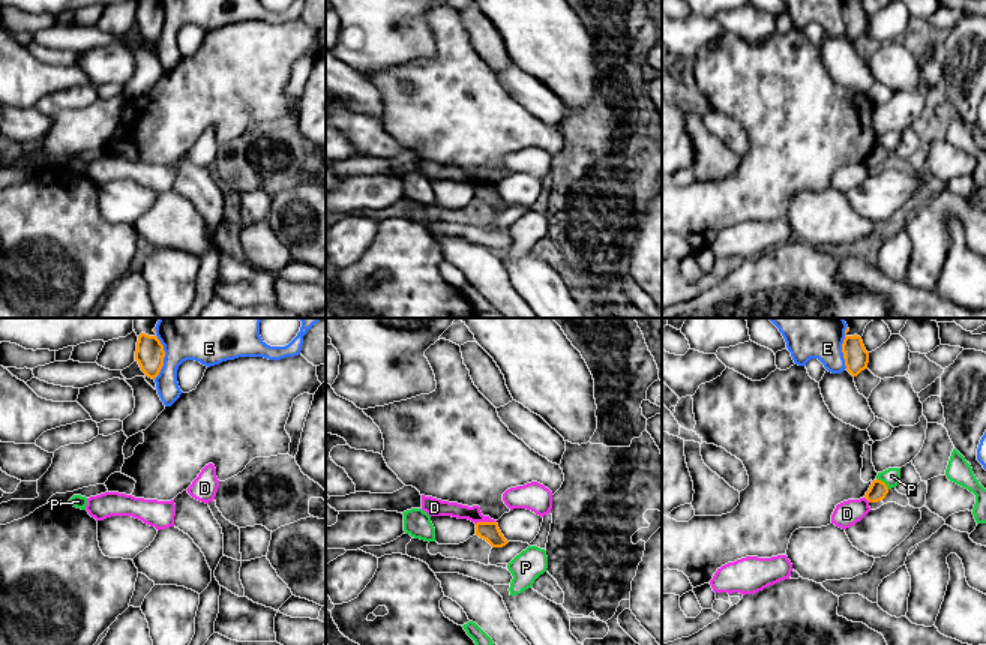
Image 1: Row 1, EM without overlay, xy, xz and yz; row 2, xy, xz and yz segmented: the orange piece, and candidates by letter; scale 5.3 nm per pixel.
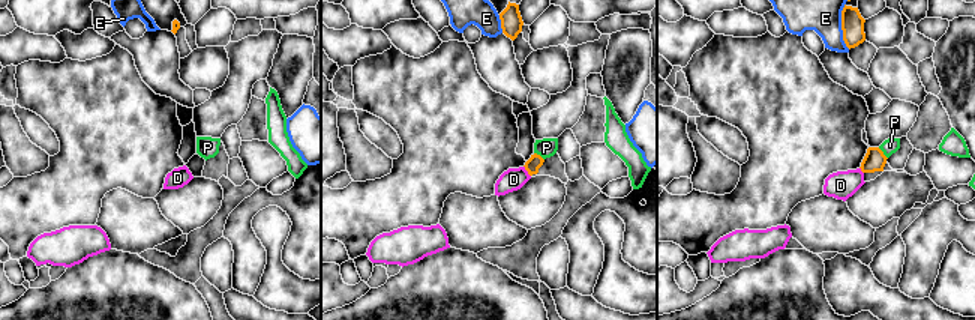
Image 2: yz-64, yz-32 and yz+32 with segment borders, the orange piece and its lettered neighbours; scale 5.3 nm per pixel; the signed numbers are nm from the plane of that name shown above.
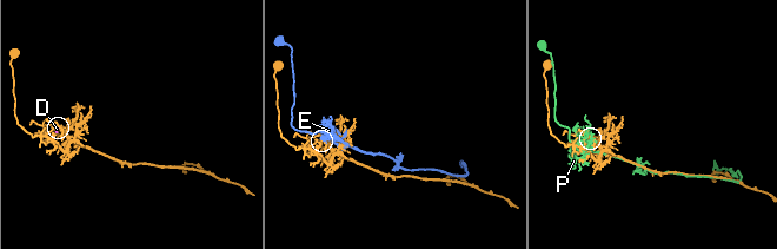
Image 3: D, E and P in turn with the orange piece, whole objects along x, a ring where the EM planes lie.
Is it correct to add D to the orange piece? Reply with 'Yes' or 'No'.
No

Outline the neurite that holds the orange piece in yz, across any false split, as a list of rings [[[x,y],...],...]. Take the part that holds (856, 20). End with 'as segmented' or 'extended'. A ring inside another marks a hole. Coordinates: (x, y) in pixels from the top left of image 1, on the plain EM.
[[[845,0],[842,8],[846,34],[857,40],[861,34],[867,33],[869,16],[866,15],[860,0]]]; as segmented

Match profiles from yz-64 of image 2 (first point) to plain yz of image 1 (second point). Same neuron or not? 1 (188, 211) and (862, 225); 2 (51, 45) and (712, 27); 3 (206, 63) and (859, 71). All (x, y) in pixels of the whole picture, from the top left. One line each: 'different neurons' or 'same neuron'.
1: different neurons
2: same neuron
3: different neurons

